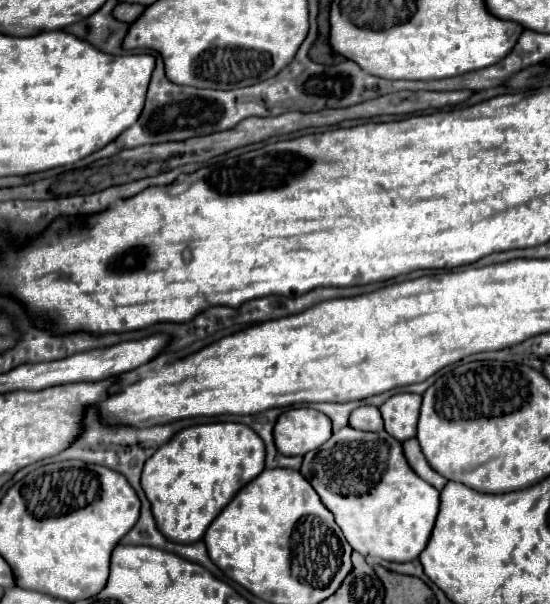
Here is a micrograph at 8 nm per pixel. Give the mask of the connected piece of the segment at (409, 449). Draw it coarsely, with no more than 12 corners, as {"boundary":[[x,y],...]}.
{"boundary":[[416,438],[404,442],[410,468],[436,490],[446,478],[428,466]]}

